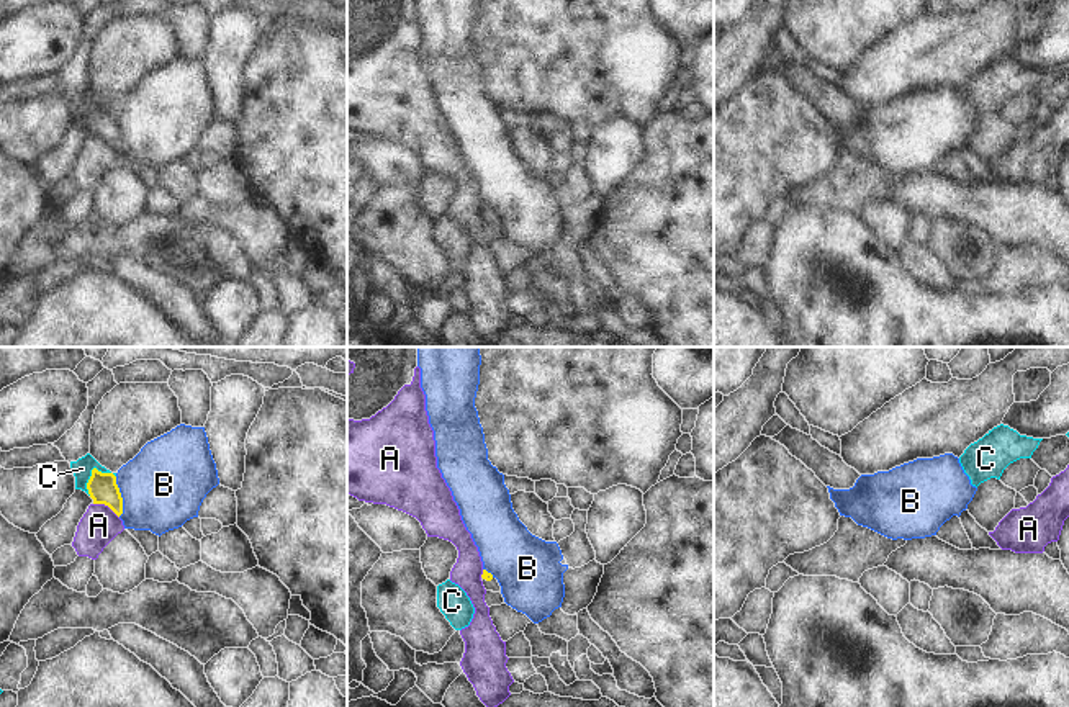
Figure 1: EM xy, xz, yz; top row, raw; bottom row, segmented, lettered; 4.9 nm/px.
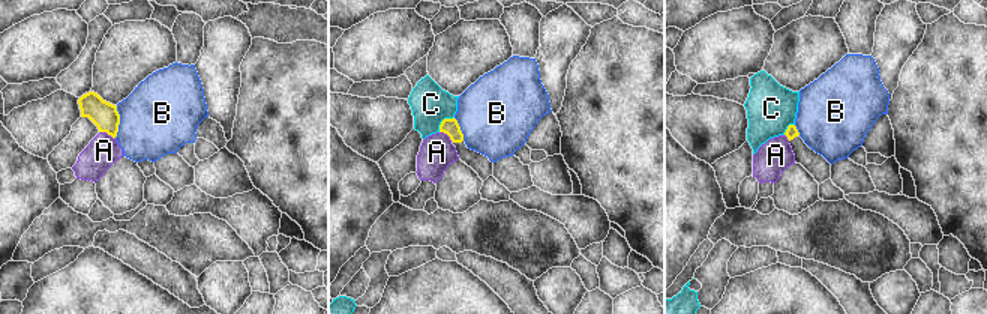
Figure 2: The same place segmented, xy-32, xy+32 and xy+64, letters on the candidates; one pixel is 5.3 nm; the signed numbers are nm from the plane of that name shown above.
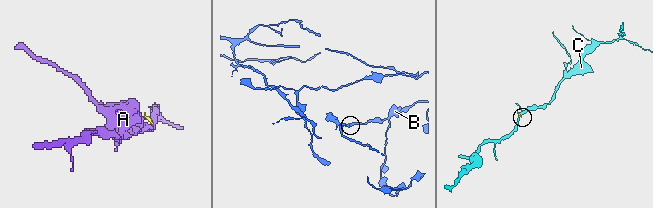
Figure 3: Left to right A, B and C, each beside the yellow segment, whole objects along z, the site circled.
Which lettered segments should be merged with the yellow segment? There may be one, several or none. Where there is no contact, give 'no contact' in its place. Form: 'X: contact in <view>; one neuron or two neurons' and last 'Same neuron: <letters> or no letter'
A: contact in xy; two neurons
B: contact in xy; two neurons
C: contact in xy; two neurons
Same neuron: no letter

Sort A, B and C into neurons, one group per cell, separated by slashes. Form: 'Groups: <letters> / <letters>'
Groups: A / B / C

